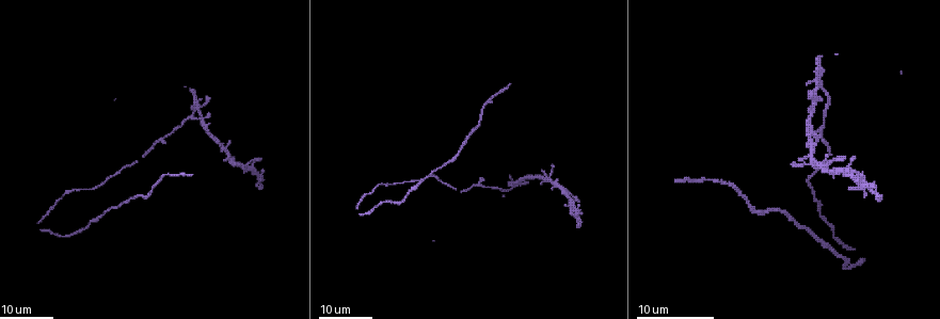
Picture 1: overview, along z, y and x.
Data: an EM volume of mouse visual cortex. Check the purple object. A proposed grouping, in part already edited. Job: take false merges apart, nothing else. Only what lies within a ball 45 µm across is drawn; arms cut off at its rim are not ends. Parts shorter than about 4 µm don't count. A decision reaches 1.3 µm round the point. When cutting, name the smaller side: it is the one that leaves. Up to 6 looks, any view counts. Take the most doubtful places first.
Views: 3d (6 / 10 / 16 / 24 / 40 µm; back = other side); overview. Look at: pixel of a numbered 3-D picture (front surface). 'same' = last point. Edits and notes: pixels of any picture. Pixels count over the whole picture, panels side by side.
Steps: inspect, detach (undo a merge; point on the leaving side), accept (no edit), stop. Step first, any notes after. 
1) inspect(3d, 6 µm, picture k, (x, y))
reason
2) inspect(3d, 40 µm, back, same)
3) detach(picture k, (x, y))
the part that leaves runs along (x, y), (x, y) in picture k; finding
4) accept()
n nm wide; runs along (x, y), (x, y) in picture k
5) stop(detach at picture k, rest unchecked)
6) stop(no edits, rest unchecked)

inspect(3d, 24 µm, picture 1, (72, 190))

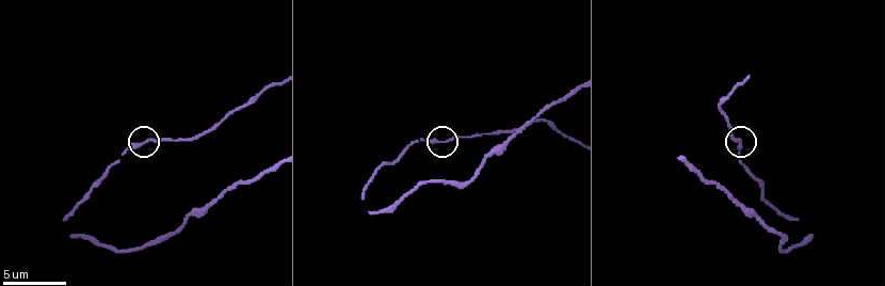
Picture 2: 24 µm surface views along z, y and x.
inspect(3d, 10 µm, picture 2, (141, 144))

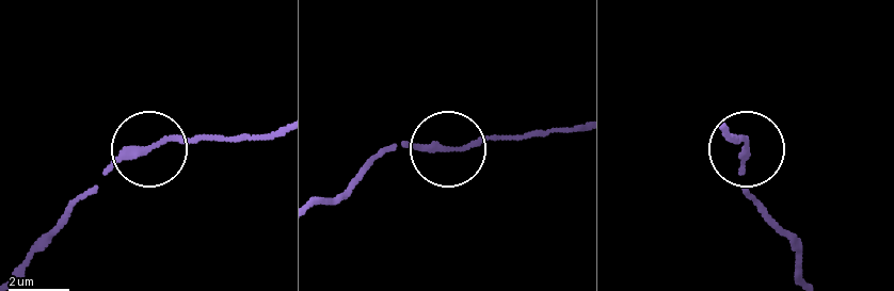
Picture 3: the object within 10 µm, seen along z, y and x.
accept()
runs along (448, 147), (384, 147) in picture 3; all the same neuron

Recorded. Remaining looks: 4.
inspect(3d, 16 µm, picture 1, (828, 151))
calibre changes

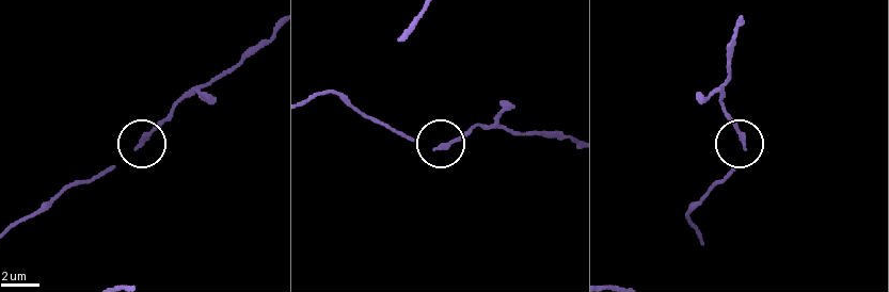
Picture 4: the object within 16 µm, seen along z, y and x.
inspect(3d, 10 µm, picture 4, (443, 147))

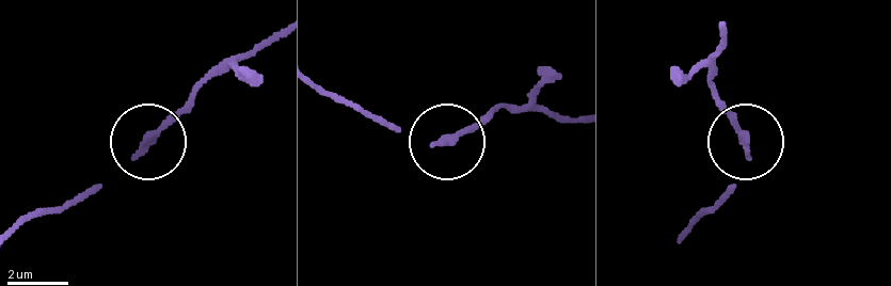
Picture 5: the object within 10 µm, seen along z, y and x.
accept()
runs along (322, 93), (431, 141), (460, 137), (495, 106) in picture 5; one neuron here

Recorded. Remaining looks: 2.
inspect(3d, 10 µm, picture 2, (781, 245))
sudden change in width

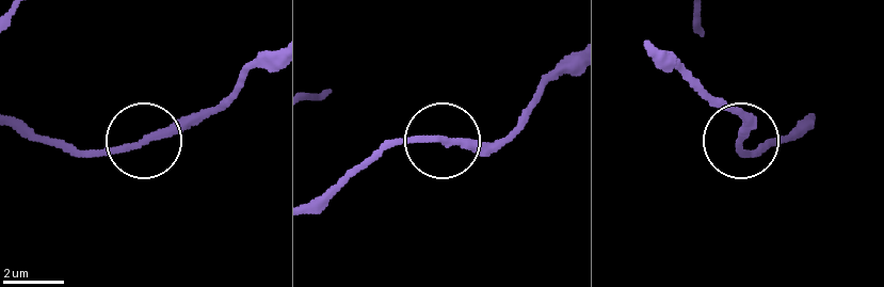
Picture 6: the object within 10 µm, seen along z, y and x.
inspect(3d, 10 µm, back, picture 6, (144, 142))

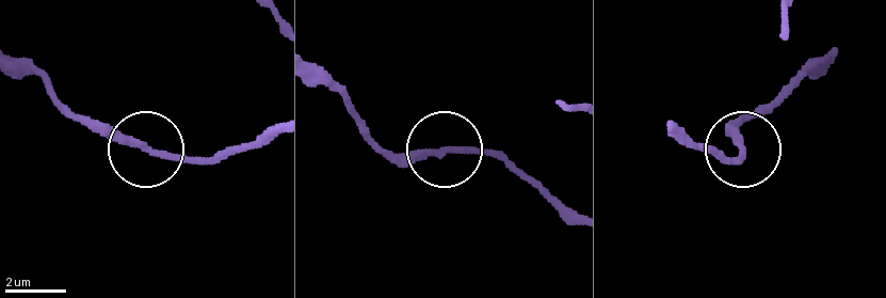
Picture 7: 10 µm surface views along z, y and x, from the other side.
accept()
runs along (274, 124), (206, 160), (167, 160), (114, 140), (85, 116) in picture 7; continuous, no second neuron

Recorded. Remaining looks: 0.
stop(no edits, rest unchecked)

